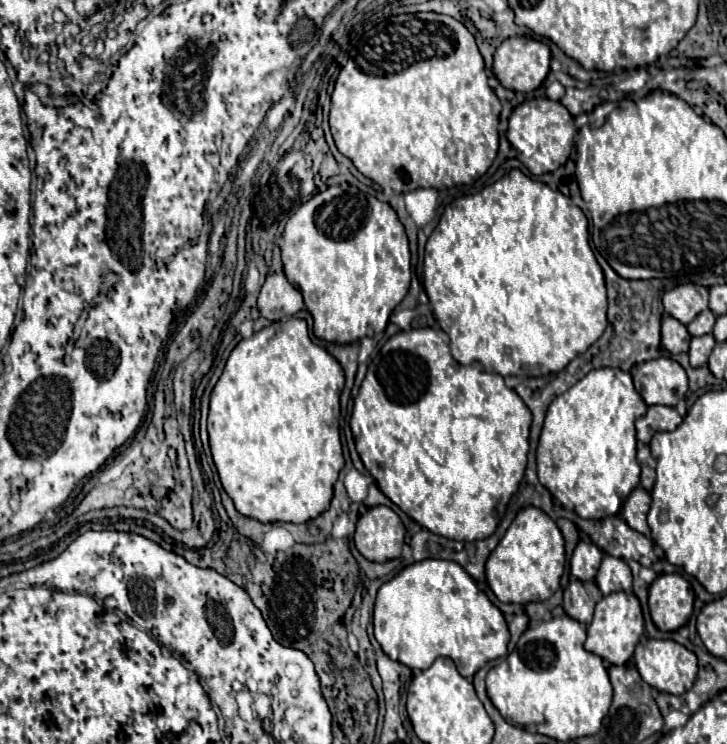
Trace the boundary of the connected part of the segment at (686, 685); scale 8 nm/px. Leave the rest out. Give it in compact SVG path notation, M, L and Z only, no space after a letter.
M644 638L636 646L634 660L636 660L636 668L638 668L640 676L644 678L644 682L648 682L652 688L656 688L660 692L668 692L668 694L684 694L686 690L690 690L694 684L696 672L698 672L696 654L674 640Z

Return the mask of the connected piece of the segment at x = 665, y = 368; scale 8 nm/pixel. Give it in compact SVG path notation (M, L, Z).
M656 358L642 362L630 370L634 386L642 400L652 404L676 406L688 390L688 376L684 368L672 358Z

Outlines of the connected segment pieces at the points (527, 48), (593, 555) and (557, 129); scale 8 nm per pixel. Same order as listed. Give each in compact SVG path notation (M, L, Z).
M508 38L494 54L496 78L514 92L540 88L550 72L550 48L534 38Z
M580 542L570 558L570 572L578 580L594 580L602 562L602 550L592 542Z
M538 96L514 108L510 116L510 126L508 126L508 140L514 146L518 160L532 174L544 174L544 172L554 172L562 164L566 164L574 146L576 132L574 118L560 102Z

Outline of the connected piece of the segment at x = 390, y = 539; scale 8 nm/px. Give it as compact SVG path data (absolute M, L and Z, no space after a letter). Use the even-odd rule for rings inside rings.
M388 506L368 508L356 524L354 544L370 562L386 562L398 558L404 546L404 524Z

